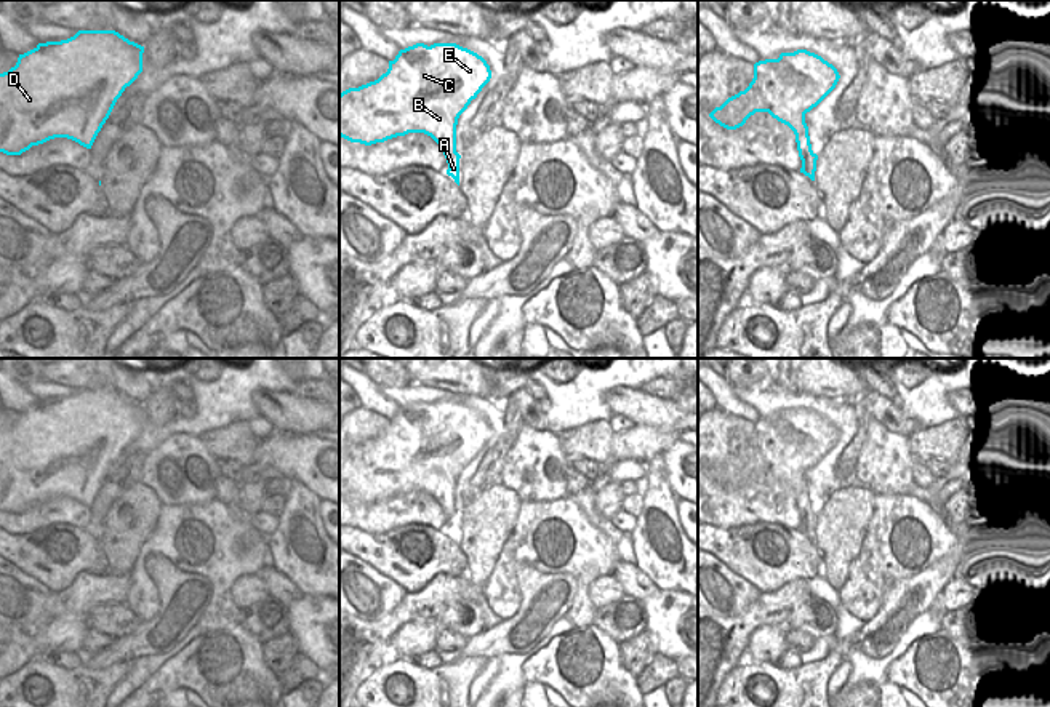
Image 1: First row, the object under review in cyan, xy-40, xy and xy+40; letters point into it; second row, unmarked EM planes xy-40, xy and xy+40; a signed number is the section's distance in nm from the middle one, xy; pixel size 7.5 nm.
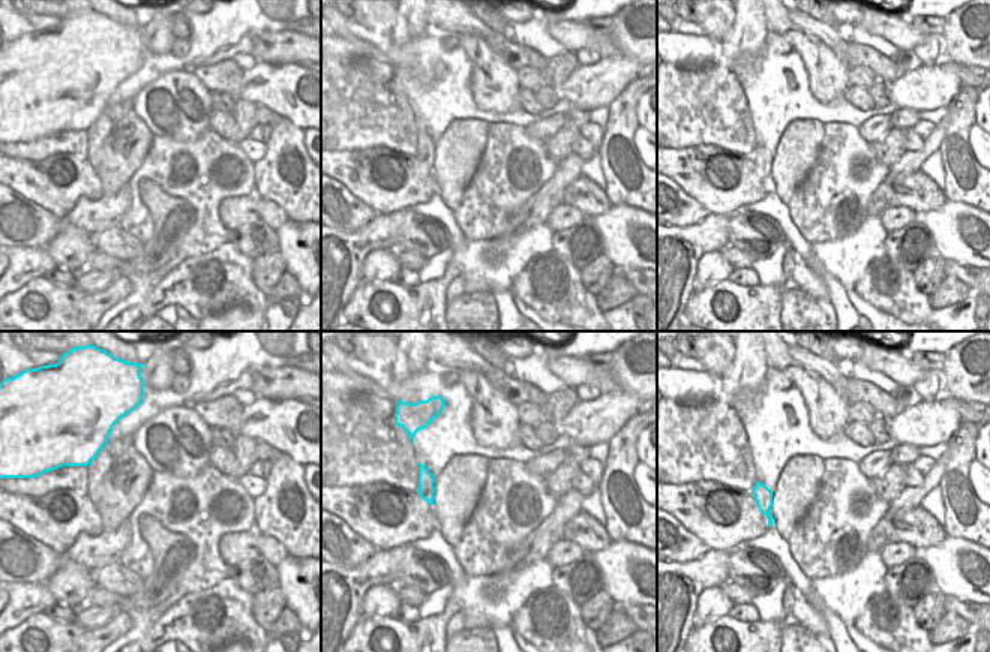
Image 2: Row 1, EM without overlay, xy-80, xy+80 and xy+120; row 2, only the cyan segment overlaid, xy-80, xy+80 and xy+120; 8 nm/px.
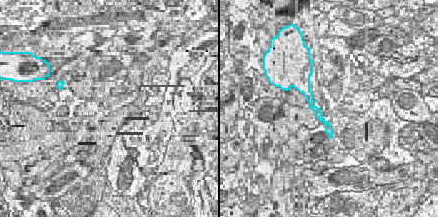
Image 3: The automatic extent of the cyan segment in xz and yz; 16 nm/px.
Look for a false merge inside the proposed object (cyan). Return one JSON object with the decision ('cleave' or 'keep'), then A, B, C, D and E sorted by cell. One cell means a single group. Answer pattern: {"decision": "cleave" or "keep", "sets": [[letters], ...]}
{"decision": "keep", "sets": [["A", "B", "C", "D", "E"]]}

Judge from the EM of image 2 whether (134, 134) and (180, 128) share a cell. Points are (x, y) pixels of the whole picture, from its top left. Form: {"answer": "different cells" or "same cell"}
{"answer": "different cells"}

